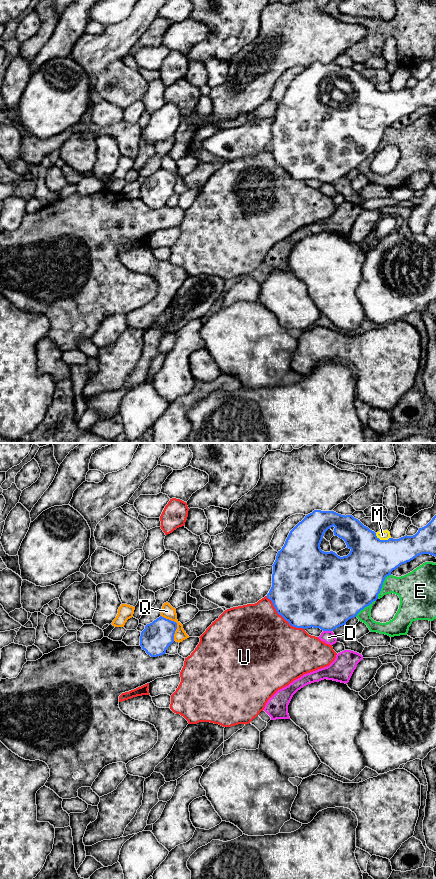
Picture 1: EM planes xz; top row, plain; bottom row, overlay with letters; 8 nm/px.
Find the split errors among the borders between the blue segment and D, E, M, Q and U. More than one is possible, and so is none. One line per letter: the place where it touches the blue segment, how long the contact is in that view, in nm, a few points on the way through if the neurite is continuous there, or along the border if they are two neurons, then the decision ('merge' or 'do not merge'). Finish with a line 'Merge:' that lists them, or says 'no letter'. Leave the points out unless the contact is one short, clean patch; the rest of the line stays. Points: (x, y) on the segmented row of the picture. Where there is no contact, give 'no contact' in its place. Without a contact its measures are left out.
D: xz (327, 630) | 70 nm | do not merge
E: xz (381, 586) | 220 nm | do not merge
M: xz (382, 540) | 130 nm | do not merge
Q: xz (176, 624) | 240 nm | do not merge
U: xz (283, 617) | 420 nm | do not merge
Merge: no letter

